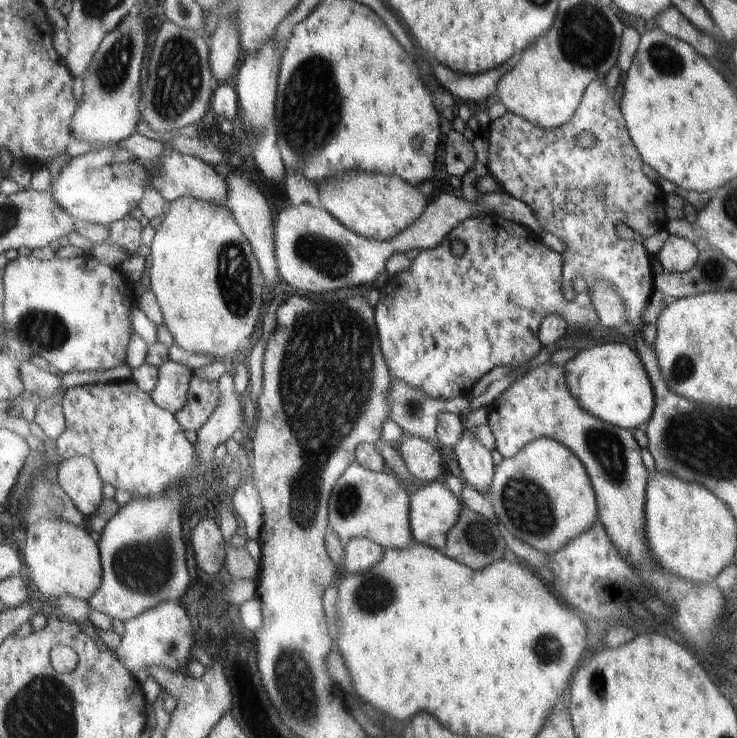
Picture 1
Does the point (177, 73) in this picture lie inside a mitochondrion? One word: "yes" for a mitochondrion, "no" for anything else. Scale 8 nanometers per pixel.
yes

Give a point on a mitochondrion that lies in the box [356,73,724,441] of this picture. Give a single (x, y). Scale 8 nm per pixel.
(683, 366)

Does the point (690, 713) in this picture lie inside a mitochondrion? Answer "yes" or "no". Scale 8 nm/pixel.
no

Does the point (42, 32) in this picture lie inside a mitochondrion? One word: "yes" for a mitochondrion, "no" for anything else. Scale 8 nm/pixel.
no

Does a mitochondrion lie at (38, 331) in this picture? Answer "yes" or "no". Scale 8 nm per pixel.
yes

